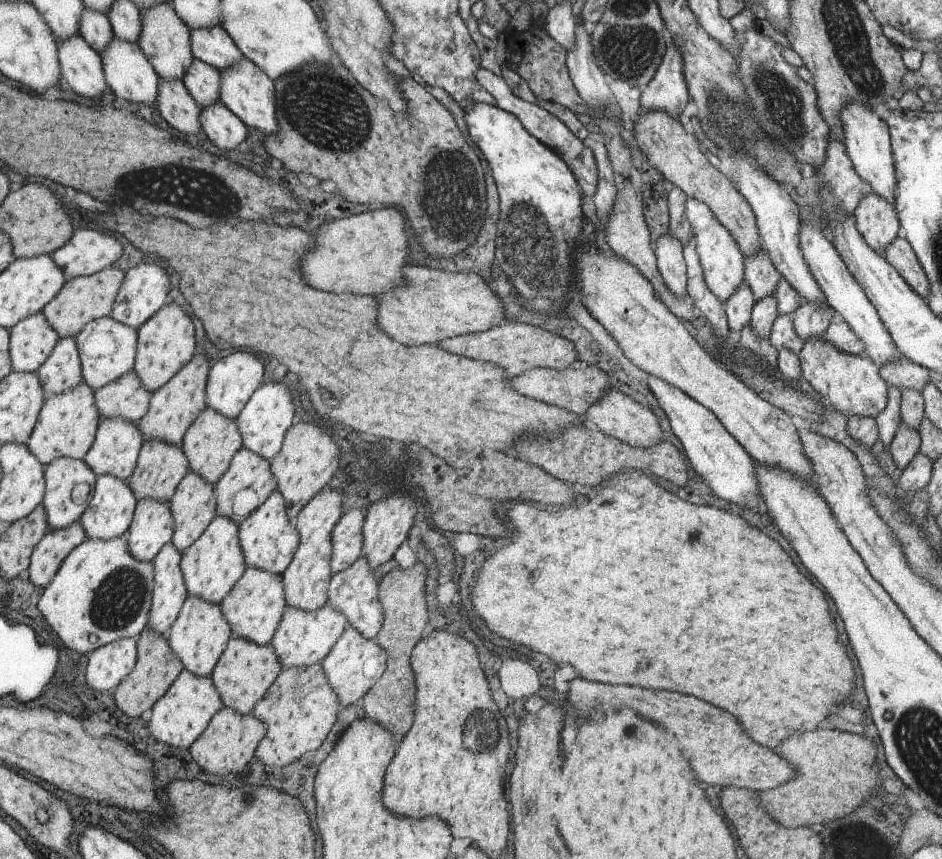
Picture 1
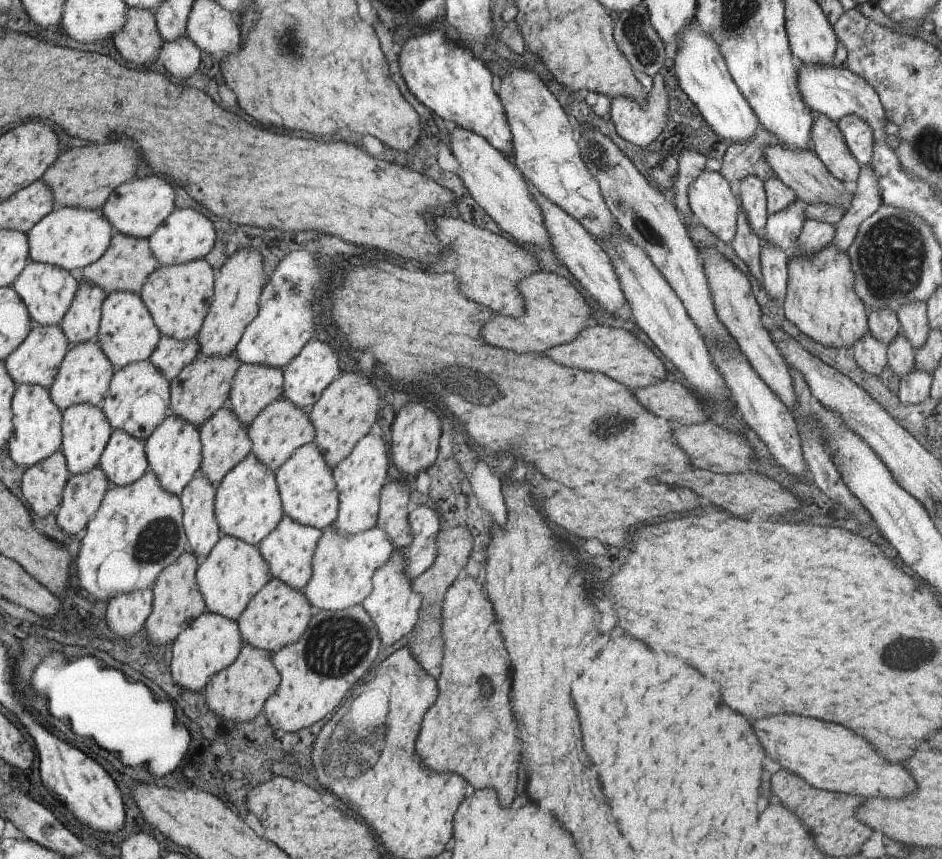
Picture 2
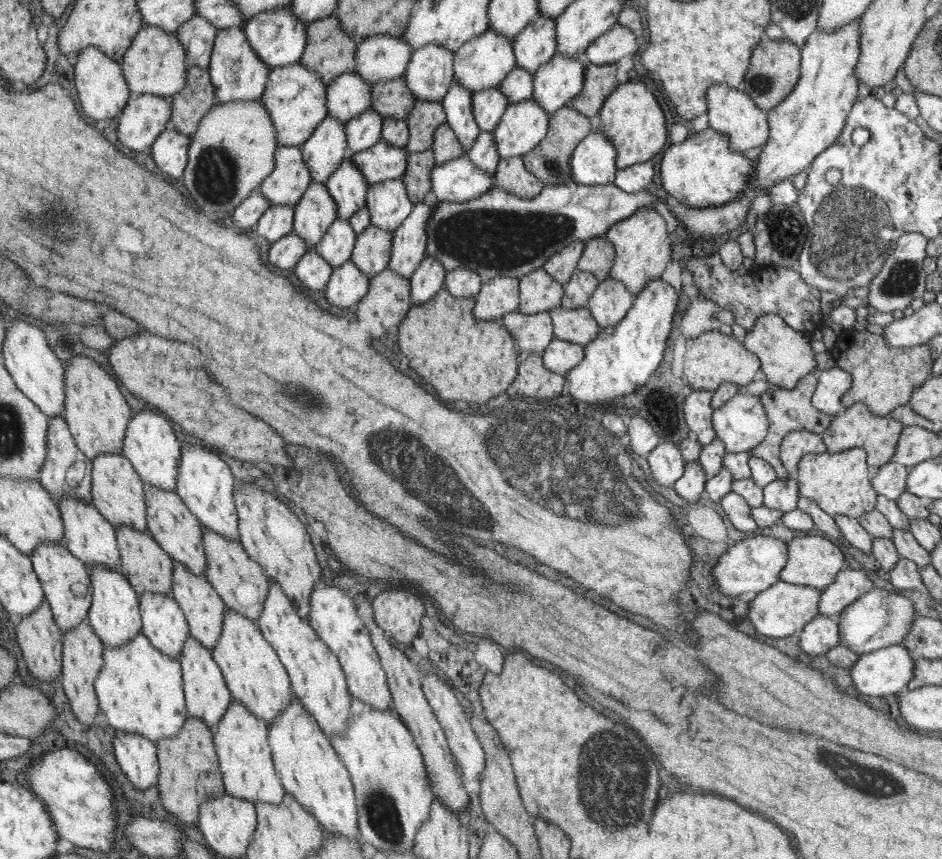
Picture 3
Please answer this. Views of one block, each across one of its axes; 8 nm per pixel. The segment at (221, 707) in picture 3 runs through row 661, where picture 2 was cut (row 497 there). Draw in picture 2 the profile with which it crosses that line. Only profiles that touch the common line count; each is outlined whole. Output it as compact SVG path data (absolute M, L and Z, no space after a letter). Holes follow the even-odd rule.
M196 474L186 489L179 496L182 504L185 533L189 536L190 551L198 554L198 558L205 559L210 551L216 548L221 540L221 527L218 526L217 512L214 505L217 502L217 487L206 478L206 474Z

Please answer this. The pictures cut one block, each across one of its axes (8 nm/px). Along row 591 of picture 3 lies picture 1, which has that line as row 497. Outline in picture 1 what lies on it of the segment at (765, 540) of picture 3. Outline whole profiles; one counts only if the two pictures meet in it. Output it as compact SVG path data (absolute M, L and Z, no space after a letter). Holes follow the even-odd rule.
M648 374L648 386L653 404L664 410L674 434L678 440L681 440L688 462L708 482L712 492L730 503L734 502L740 508L750 508L750 510L756 510L762 514L768 513L766 502L760 494L757 463L750 458L749 451L742 446L740 440L734 438L734 435L726 430L717 415L709 407L702 406L697 399L686 394L685 391L664 382L662 378L658 378L654 374Z

